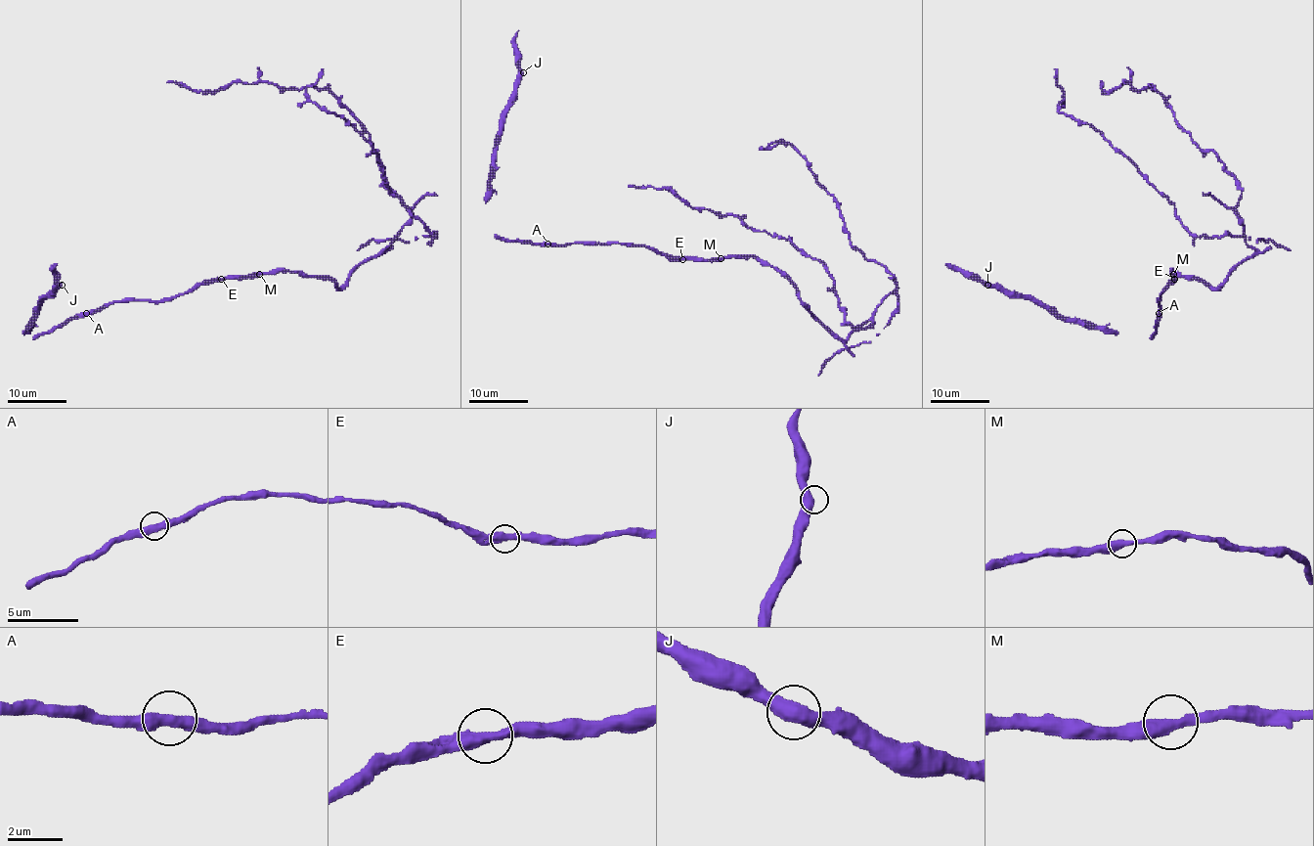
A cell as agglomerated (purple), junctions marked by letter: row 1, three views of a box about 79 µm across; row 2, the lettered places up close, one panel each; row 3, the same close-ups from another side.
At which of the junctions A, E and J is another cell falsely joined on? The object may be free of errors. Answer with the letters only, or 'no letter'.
no letter

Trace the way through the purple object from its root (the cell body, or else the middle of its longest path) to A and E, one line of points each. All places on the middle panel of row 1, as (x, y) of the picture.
A: (773, 268), (752, 256), (676, 259), (644, 246), (624, 244), (547, 244)
E: (773, 268), (752, 256), (681, 259)

